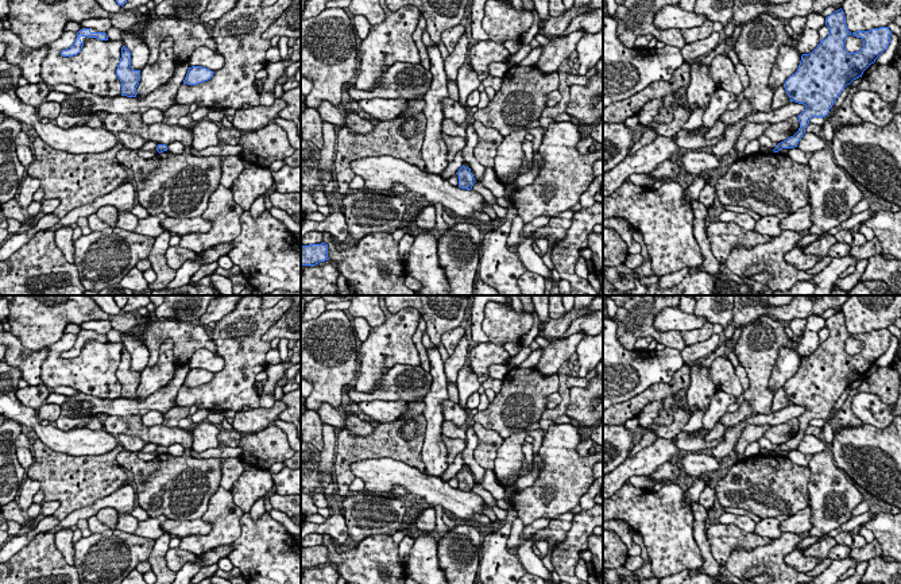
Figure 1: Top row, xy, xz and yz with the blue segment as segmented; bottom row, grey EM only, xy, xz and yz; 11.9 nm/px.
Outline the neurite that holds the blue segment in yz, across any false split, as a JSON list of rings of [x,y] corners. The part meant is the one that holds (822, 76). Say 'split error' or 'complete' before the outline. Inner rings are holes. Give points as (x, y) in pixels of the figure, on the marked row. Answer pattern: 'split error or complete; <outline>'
complete; [[[843,9],[825,18],[828,36],[809,53],[803,54],[798,69],[784,84],[790,101],[804,104],[805,109],[797,116],[798,131],[778,143],[774,152],[782,148],[797,147],[812,117],[825,117],[843,89],[888,49],[892,31],[889,27],[852,32],[863,40],[863,47],[848,53],[844,47],[846,38],[851,35],[847,28]]]

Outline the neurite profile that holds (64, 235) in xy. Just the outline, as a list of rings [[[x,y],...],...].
[[[59,227],[54,229],[57,245],[65,259],[71,264],[74,264],[73,231],[74,227]]]

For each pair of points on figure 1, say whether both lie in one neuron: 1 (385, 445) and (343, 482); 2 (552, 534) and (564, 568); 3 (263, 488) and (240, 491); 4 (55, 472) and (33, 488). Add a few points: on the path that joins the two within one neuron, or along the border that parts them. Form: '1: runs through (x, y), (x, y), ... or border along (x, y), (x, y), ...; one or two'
1: runs through (370, 447), (359, 448), (343, 467); one
2: border along (573, 515), (567, 536), (555, 544); two
3: runs through (258, 488), (248, 488), (246, 491); one
4: border along (26, 476), (37, 480), (41, 488); two

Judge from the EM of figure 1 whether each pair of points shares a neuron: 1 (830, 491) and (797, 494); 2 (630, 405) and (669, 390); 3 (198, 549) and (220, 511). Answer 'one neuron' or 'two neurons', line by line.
1: two neurons
2: one neuron
3: one neuron

